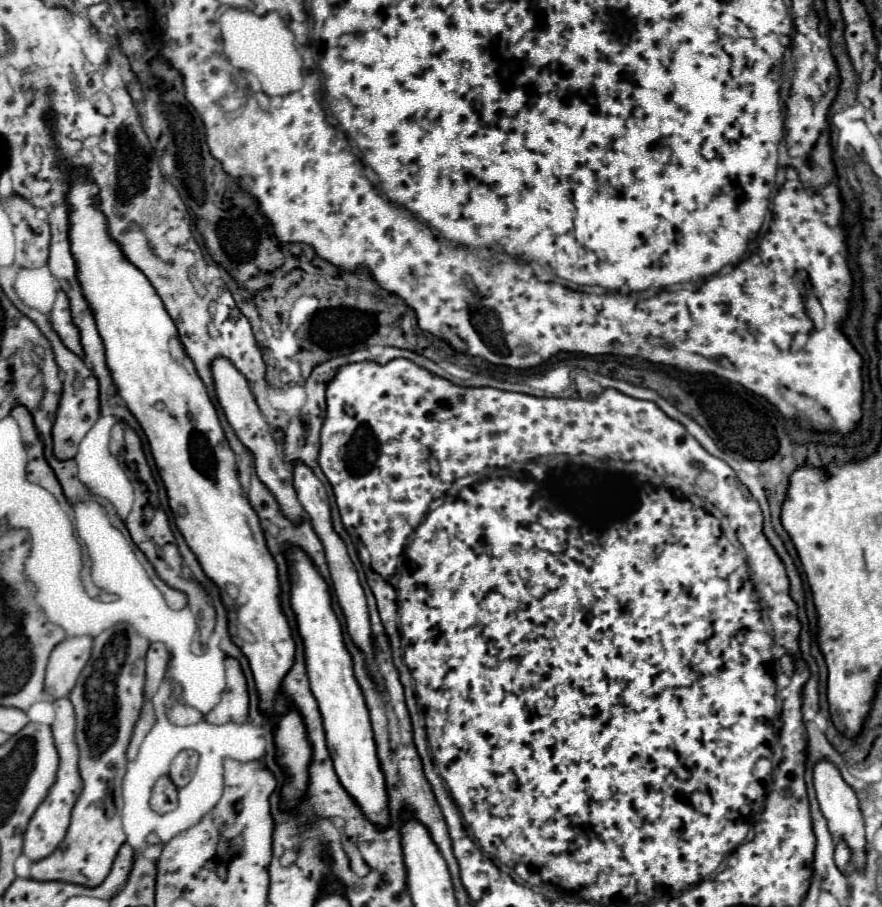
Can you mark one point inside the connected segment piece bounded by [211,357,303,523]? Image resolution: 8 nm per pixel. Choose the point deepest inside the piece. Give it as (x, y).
(234, 393)

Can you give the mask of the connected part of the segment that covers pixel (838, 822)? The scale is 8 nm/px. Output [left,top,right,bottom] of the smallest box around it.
[813,759,865,869]

